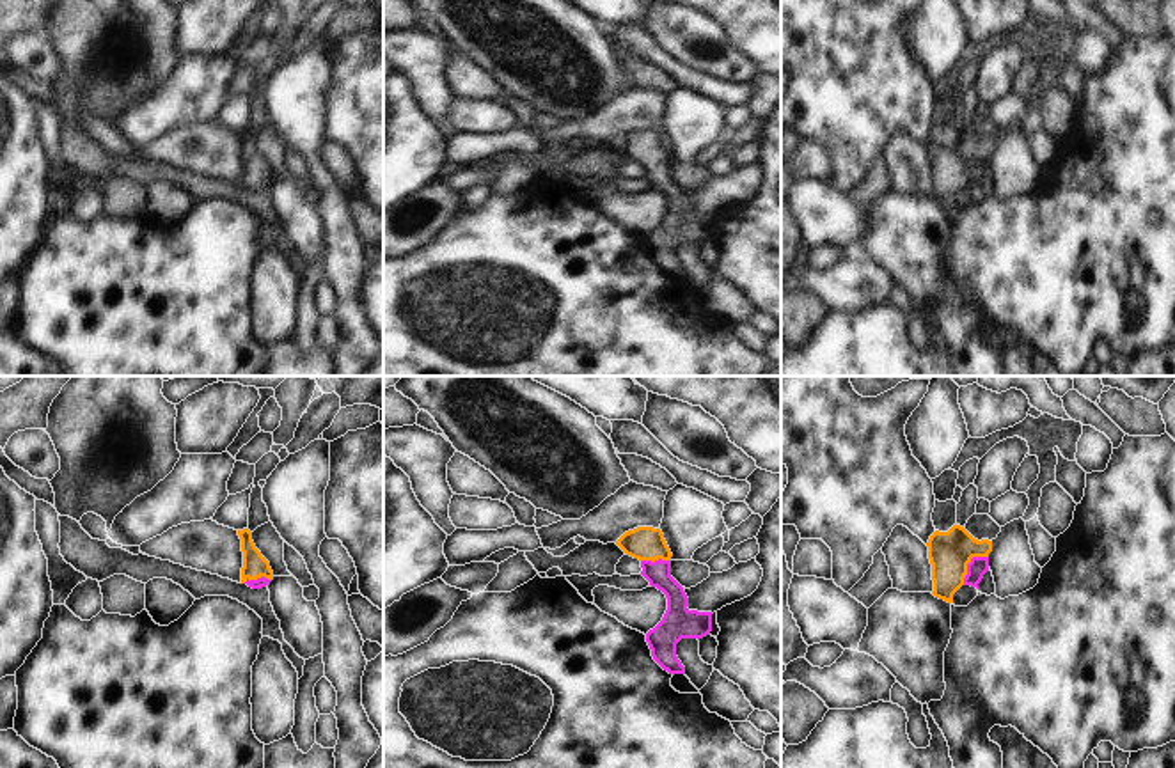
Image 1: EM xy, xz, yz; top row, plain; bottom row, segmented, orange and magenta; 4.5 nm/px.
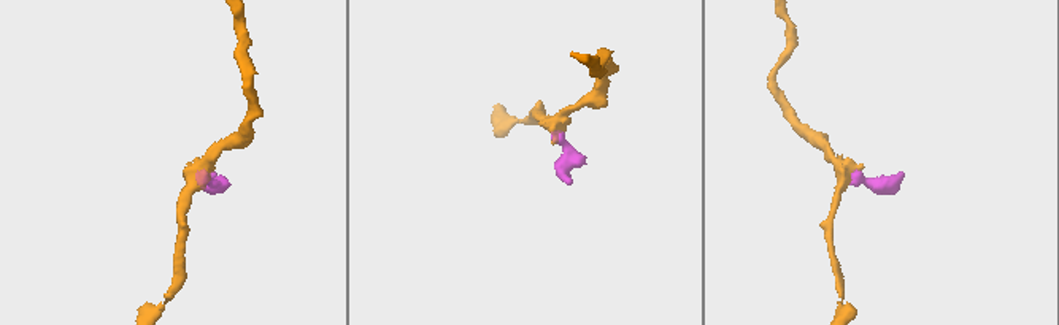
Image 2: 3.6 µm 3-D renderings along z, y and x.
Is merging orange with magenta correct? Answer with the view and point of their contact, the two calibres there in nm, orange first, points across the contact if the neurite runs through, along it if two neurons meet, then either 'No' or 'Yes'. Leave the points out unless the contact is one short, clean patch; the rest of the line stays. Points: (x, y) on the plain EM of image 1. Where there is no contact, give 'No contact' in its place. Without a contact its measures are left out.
Touches orange at yz (968, 165). Thickness 190 nm (orange) against 90 nm. Path across: yz (950, 155), (968, 165), (978, 169). Yes.

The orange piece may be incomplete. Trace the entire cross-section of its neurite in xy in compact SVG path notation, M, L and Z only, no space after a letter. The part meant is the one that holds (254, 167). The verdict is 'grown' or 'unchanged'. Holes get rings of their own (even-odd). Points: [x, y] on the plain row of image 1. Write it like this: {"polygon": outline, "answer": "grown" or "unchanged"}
{"polygon": "M248 131L238 133L243 154L241 186L252 192L261 192L270 188L273 183L273 174L270 165L261 158L252 144L252 135Z", "answer": "grown"}

